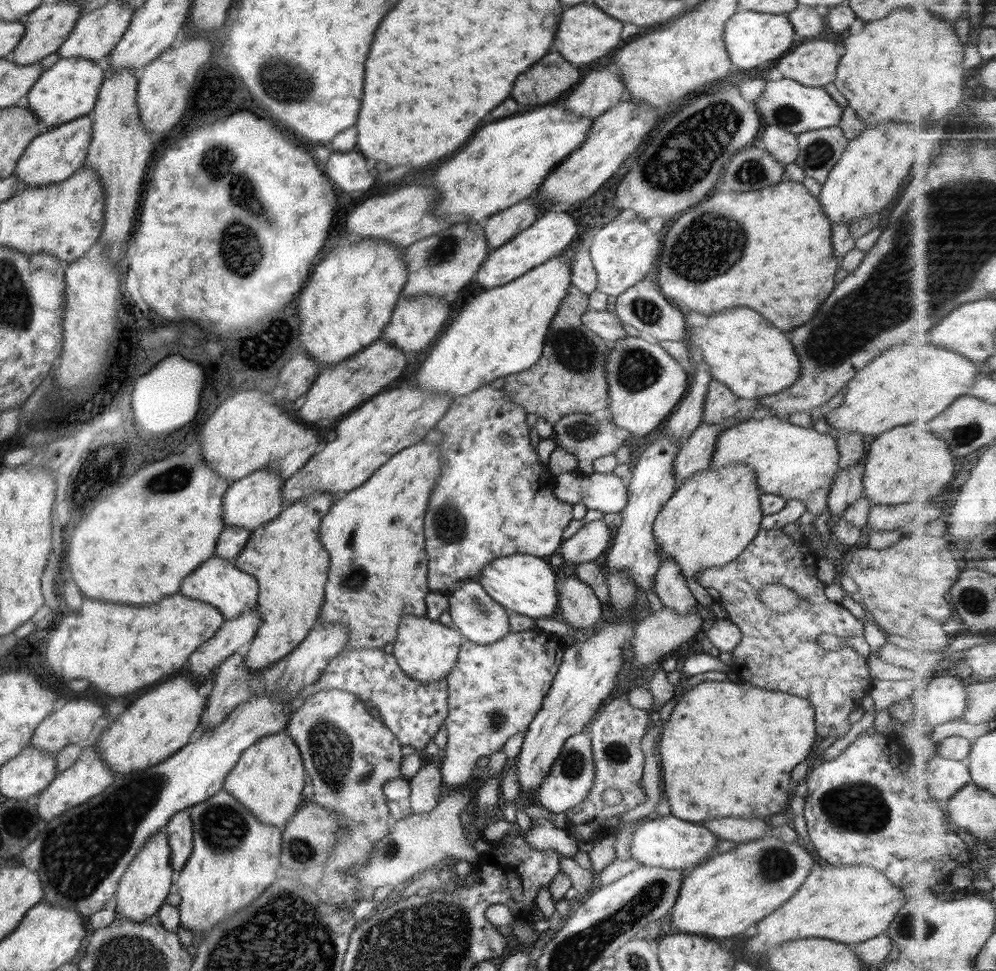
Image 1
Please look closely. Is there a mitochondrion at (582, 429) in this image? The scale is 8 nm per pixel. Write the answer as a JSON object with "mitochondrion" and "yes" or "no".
{"mitochondrion":"yes"}

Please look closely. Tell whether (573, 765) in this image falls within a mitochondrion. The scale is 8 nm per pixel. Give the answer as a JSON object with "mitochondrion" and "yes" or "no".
{"mitochondrion":"yes"}

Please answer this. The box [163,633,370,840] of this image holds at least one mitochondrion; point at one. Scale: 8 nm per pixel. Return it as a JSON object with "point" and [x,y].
{"point":[330,748]}

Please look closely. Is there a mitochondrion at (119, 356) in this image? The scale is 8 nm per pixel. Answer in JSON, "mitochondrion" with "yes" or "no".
{"mitochondrion":"no"}

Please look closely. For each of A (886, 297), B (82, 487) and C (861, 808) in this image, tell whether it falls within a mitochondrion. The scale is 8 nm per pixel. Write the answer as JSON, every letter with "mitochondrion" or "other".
{"A":"mitochondrion","B":"mitochondrion","C":"mitochondrion"}

